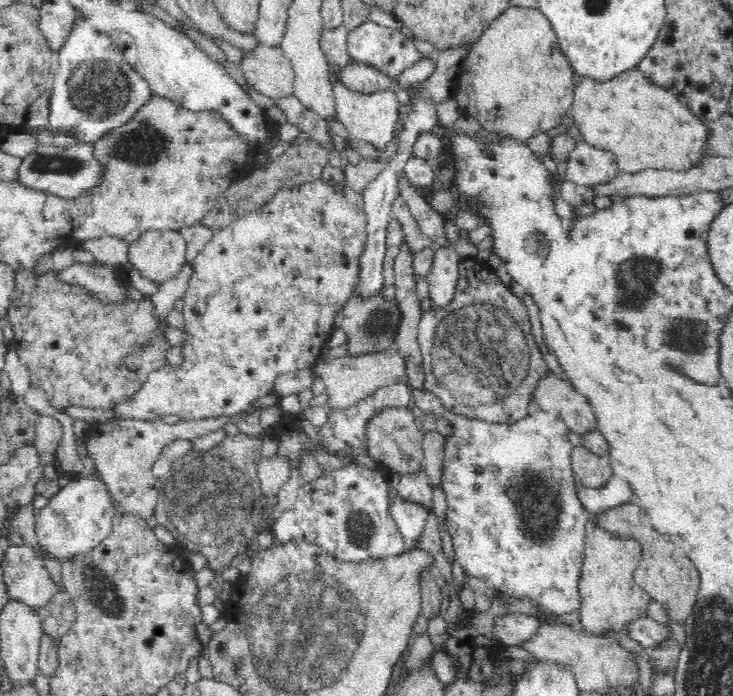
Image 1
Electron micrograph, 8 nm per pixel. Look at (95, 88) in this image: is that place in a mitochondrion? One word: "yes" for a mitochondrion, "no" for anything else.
yes

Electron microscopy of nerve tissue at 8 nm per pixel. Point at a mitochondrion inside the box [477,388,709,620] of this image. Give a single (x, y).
(536, 502)

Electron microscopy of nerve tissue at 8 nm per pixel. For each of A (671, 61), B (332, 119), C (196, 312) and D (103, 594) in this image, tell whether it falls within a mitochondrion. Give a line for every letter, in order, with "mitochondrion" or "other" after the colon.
A: mitochondrion
B: other
C: other
D: mitochondrion

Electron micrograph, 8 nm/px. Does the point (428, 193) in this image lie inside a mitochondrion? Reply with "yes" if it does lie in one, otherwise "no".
no

